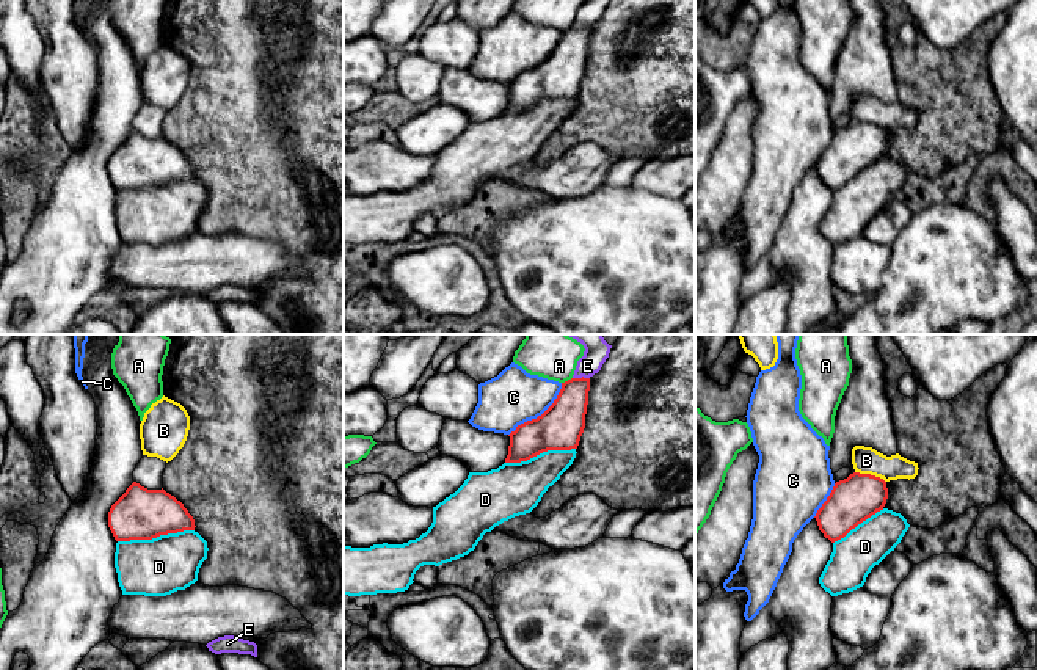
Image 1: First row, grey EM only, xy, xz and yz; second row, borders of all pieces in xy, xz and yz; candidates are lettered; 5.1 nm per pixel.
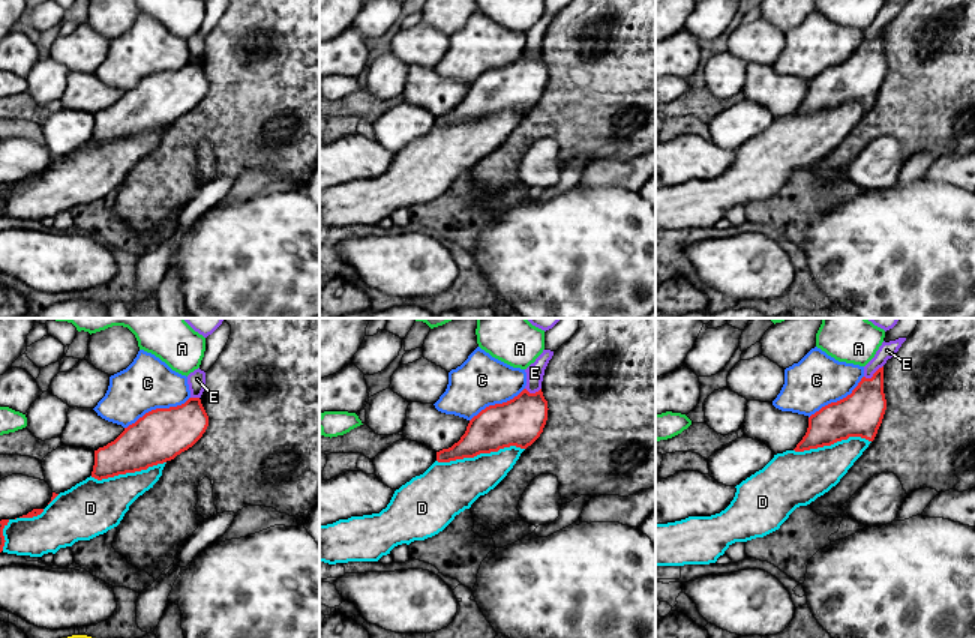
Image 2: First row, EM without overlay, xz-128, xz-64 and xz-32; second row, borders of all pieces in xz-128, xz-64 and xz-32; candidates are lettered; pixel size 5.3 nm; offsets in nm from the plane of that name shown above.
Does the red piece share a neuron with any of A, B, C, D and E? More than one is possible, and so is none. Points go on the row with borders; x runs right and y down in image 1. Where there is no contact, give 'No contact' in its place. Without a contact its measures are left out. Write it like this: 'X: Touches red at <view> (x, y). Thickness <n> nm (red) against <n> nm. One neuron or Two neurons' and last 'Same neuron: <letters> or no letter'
A: Touches red at xz (568, 380). Thickness 220 nm (red) against 260 nm. Two neurons
B: Touches red at yz (869, 474). Thickness 240 nm (red) against 140 nm. Two neurons
C: Touches red at xz (542, 415). Thickness 220 nm (red) against 280 nm. Two neurons
D: Touches red at xy (156, 537). Thickness 260 nm (red) against 300 nm. One neuron
E: Touches red at xz (582, 377). Thickness 220 nm (red) against 130 nm. Two neurons
Same neuron: D

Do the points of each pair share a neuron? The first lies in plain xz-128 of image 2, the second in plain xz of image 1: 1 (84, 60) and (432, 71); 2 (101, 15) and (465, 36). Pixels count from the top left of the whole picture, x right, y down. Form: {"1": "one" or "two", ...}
{"1": "two", "2": "two"}

